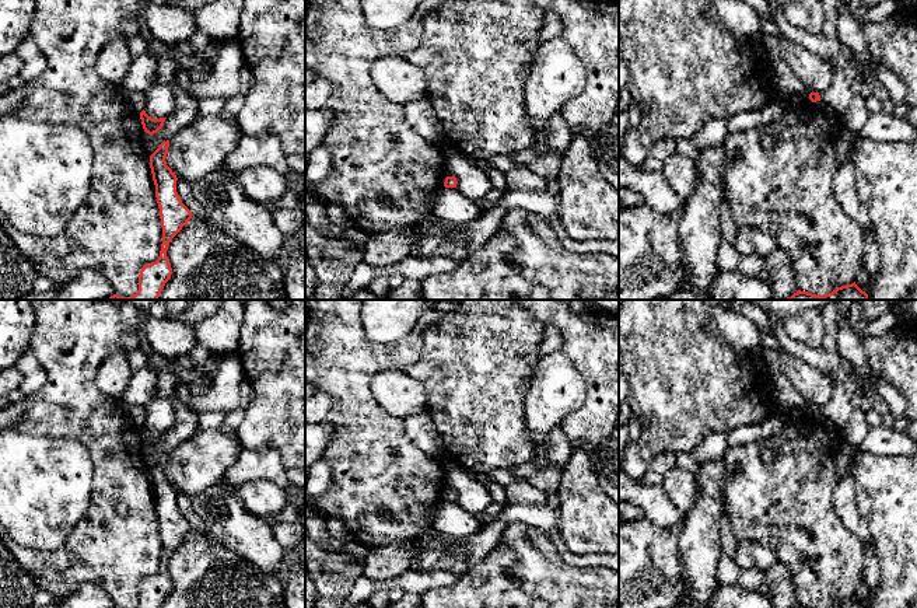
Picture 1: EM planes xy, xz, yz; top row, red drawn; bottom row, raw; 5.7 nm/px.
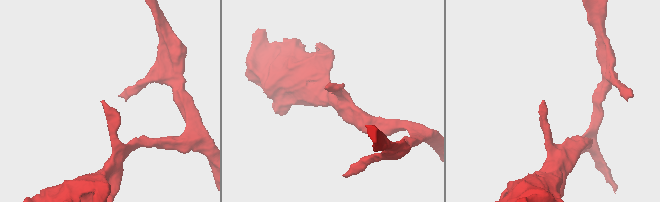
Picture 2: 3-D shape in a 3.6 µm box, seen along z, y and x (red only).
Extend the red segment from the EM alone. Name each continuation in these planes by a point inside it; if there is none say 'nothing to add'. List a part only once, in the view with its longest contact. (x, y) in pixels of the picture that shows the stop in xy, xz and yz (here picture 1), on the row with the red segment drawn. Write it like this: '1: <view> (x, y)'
nothing to add

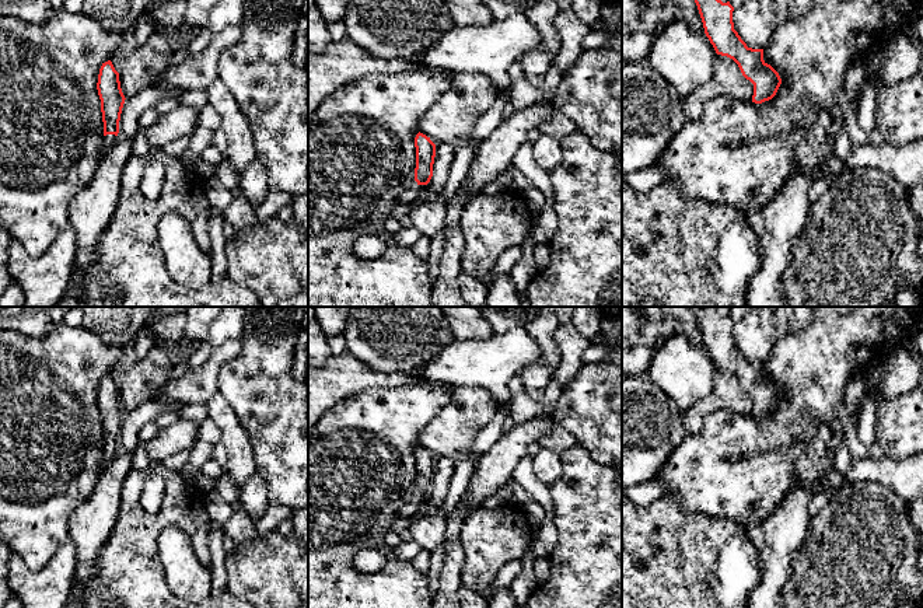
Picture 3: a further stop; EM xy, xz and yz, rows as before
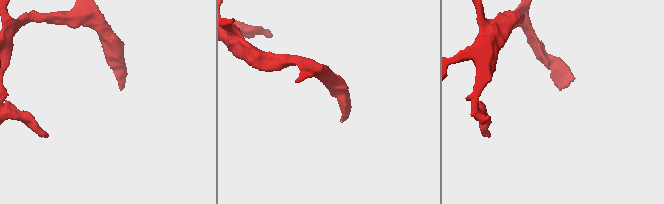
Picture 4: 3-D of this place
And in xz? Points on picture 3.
1: xz (412, 192)

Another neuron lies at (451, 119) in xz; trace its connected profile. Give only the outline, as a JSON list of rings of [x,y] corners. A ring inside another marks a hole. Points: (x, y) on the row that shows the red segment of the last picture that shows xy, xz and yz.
[[[452,74],[448,90],[422,118],[419,132],[436,146],[465,146],[478,119],[493,108],[499,94],[500,88],[485,74]]]

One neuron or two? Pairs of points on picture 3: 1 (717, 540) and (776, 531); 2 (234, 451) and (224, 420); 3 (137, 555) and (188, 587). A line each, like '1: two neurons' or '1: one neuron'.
1: two neurons
2: one neuron
3: two neurons

